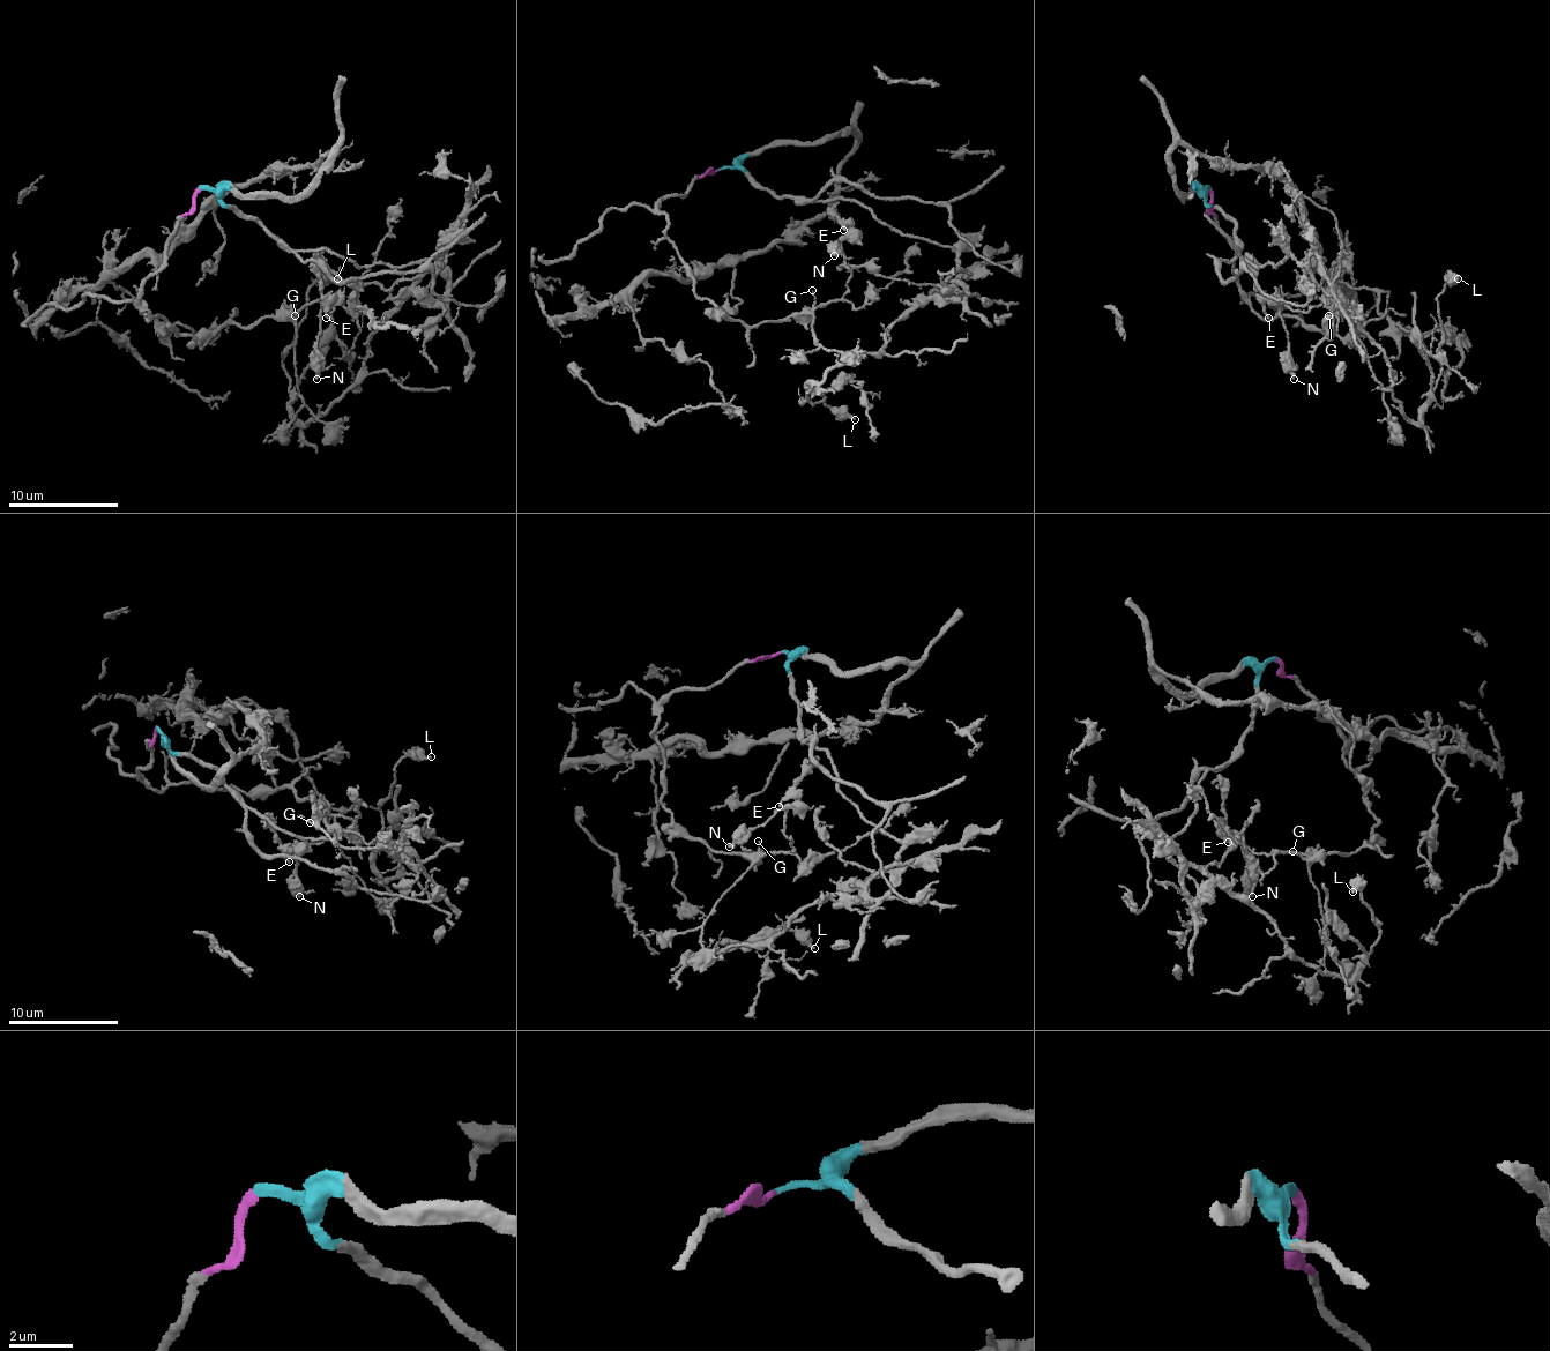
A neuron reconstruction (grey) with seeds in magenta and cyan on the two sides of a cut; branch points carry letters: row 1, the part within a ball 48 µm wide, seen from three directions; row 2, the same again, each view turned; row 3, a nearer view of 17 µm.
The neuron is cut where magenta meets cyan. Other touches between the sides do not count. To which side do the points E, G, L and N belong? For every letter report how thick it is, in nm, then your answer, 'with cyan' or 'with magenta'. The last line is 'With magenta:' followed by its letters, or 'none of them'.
E: 200 nm thick; with magenta
G: 100 nm thick; with magenta
L: 260 nm thick; with cyan
N: 320 nm thick; with magenta
With magenta: E, G, N

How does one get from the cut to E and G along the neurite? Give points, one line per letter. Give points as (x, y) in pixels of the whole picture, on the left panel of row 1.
E: (201, 191), (141, 297), (149, 319), (207, 338), (325, 297), (327, 319)
G: (201, 191), (141, 297), (149, 319), (159, 316), (177, 335), (207, 338), (267, 316), (295, 316)

